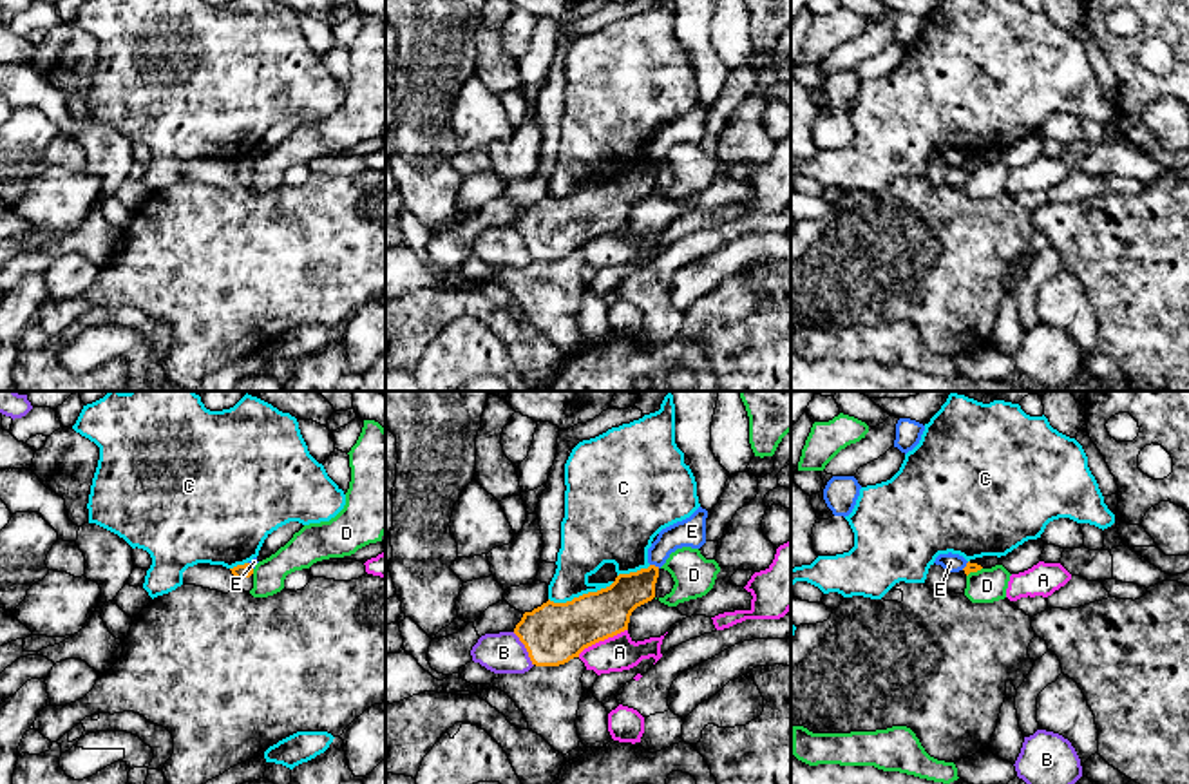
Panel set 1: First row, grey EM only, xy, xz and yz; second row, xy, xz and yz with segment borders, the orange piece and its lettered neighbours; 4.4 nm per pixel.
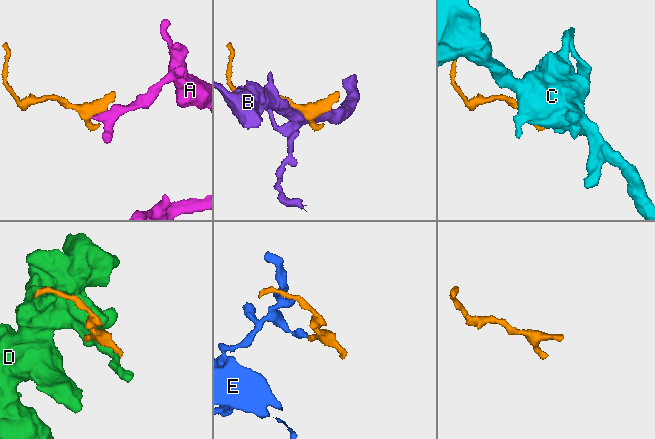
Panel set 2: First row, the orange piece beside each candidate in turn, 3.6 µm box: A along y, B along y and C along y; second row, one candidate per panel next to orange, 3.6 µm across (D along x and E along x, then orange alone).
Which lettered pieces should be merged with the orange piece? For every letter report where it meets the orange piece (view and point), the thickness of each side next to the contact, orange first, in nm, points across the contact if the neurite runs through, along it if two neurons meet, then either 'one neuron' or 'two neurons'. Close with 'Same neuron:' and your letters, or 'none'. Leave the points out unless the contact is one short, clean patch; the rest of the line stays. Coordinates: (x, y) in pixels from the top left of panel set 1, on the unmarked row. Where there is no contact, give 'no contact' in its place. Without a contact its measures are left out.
A: xz (601, 234) | 280/160 nm | along xz (627, 223), (589, 239), (578, 250) | two neurons
B: xz (525, 241) | 280/180 nm | along xz (513, 227), (532, 259) | two neurons
C: xz (583, 189) | 280/260 nm | two neurons
D: xy (252, 165) | 60/150 nm | two neurons
E: xz (654, 160) | 170/130 nm | along xz (650, 158), (659, 162) | two neurons
Same neuron: none

